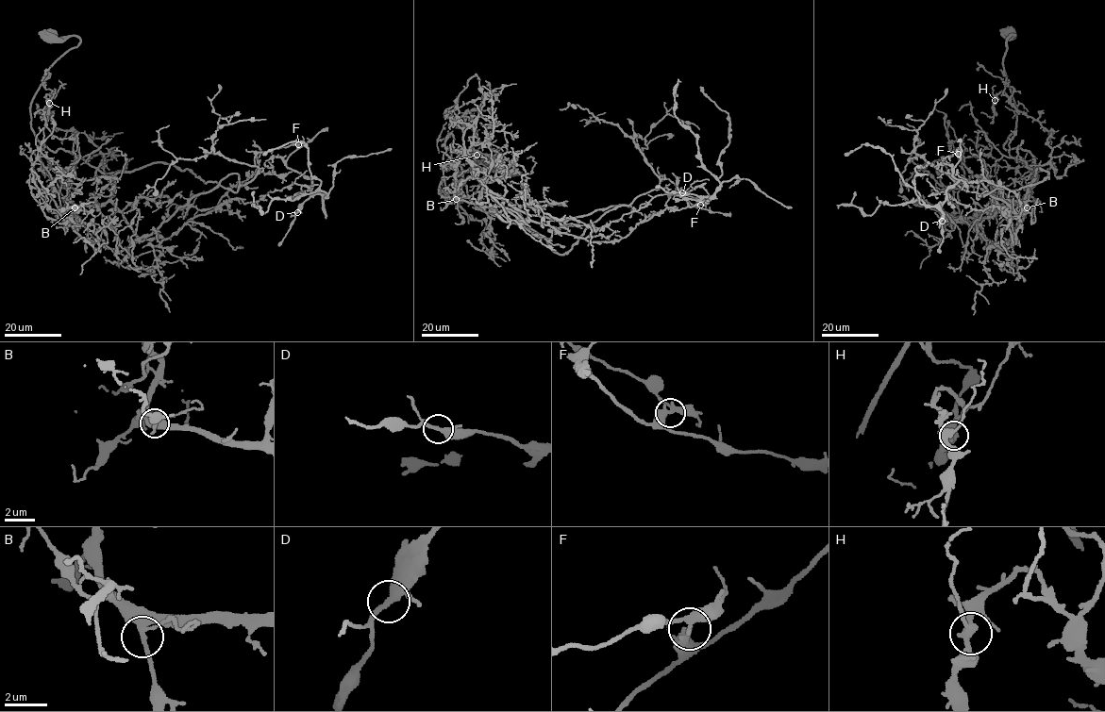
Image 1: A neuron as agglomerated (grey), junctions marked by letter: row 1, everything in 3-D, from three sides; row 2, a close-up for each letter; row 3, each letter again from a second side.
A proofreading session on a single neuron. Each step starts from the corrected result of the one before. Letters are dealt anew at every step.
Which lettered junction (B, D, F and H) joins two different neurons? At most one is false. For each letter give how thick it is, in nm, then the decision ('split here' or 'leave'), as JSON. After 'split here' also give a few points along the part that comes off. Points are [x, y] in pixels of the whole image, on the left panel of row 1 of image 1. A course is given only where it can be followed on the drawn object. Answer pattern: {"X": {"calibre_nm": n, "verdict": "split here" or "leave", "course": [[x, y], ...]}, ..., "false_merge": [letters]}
{"B": {"calibre_nm": 300, "verdict": "leave"}, "D": {"calibre_nm": 280, "verdict": "leave"}, "F": {"calibre_nm": 300, "verdict": "split here", "course": [[298, 144], [286, 165], [326, 197], [303, 142], [262, 155]]}, "H": {"calibre_nm": 300, "verdict": "leave"}, "false_merge": ["F"]}

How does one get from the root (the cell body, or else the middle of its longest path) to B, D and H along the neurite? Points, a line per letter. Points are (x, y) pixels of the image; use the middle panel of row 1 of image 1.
B: (491, 164), (495, 172), (520, 173), (487, 160), (444, 171), (460, 165), (471, 200), (497, 215), (456, 199)
D: (491, 164), (520, 173), (444, 171), (460, 165), (483, 211), (589, 241), (703, 201), (682, 192)
H: (491, 164), (495, 172), (520, 173), (508, 171), (487, 160), (473, 164), (475, 173), (474, 157), (477, 155)

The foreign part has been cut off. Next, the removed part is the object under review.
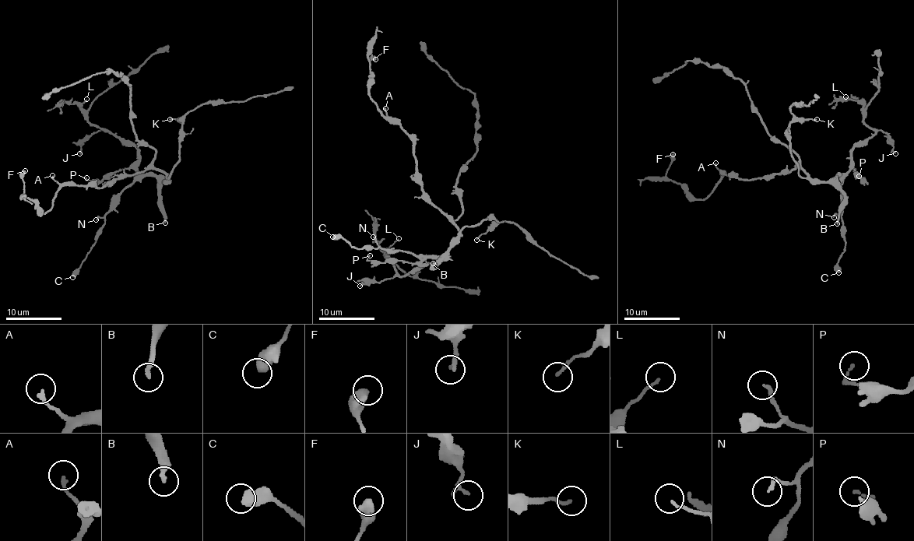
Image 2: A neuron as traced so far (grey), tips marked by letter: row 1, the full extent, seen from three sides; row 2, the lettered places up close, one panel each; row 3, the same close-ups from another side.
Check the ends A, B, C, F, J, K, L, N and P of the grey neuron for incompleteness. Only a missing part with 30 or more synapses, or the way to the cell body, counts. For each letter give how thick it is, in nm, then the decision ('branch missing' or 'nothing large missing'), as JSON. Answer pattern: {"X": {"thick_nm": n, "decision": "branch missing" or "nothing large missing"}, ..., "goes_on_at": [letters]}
{"A": {"thick_nm": 170, "decision": "nothing large missing"}, "B": {"thick_nm": 240, "decision": "branch missing"}, "C": {"thick_nm": 550, "decision": "nothing large missing"}, "F": {"thick_nm": 440, "decision": "nothing large missing"}, "J": {"thick_nm": 220, "decision": "nothing large missing"}, "K": {"thick_nm": 140, "decision": "nothing large missing"}, "L": {"thick_nm": 110, "decision": "nothing large missing"}, "N": {"thick_nm": 160, "decision": "nothing large missing"}, "P": {"thick_nm": 160, "decision": "nothing large missing"}, "goes_on_at": ["B"]}

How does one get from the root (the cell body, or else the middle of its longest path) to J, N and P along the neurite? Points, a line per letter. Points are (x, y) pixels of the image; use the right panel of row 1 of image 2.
J: (805, 173), (813, 179), (826, 181), (844, 173), (849, 169), (853, 148), (878, 131), (888, 134), (895, 153)
N: (805, 173), (813, 179), (826, 181), (841, 176), (844, 207), (840, 215), (834, 217)
P: (805, 173), (813, 179), (827, 181), (854, 168), (861, 179), (864, 179), (859, 176)

